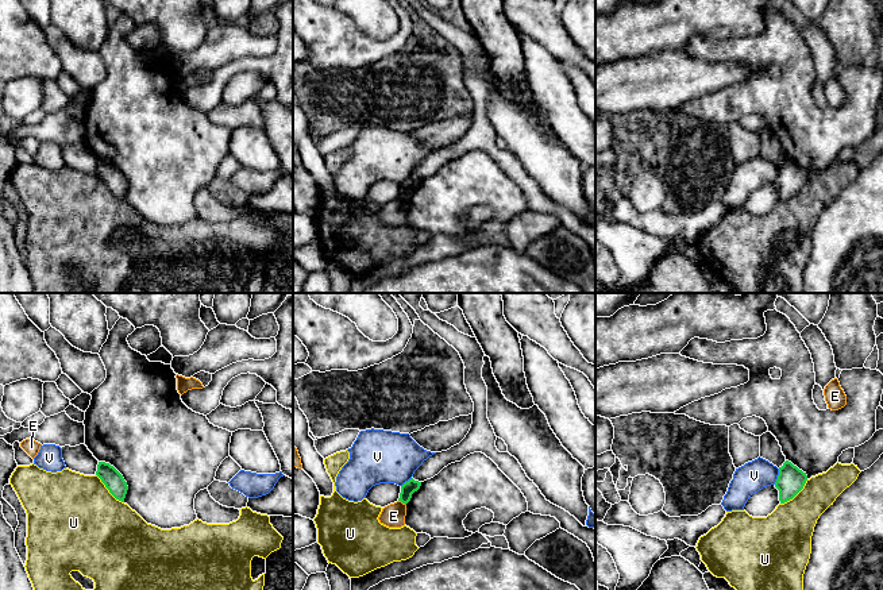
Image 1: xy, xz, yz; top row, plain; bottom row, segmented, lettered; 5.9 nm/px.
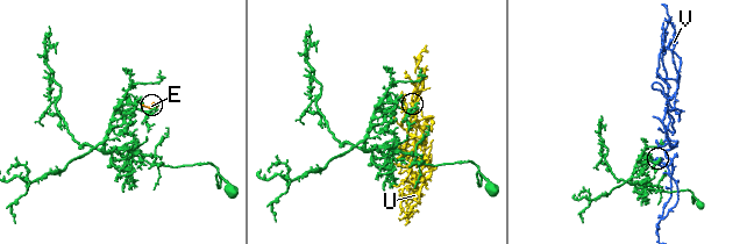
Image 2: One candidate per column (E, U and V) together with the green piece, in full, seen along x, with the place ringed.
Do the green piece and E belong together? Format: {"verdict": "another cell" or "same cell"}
{"verdict": "another cell"}

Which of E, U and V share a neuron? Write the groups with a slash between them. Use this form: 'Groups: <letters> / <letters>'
Groups: E / U / V

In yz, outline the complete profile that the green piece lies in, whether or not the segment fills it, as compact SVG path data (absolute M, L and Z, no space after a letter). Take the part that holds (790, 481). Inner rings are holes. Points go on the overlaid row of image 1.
M786 460L783 466L779 467L779 475L775 482L775 487L779 490L780 504L793 500L803 489L806 481L806 473Z

